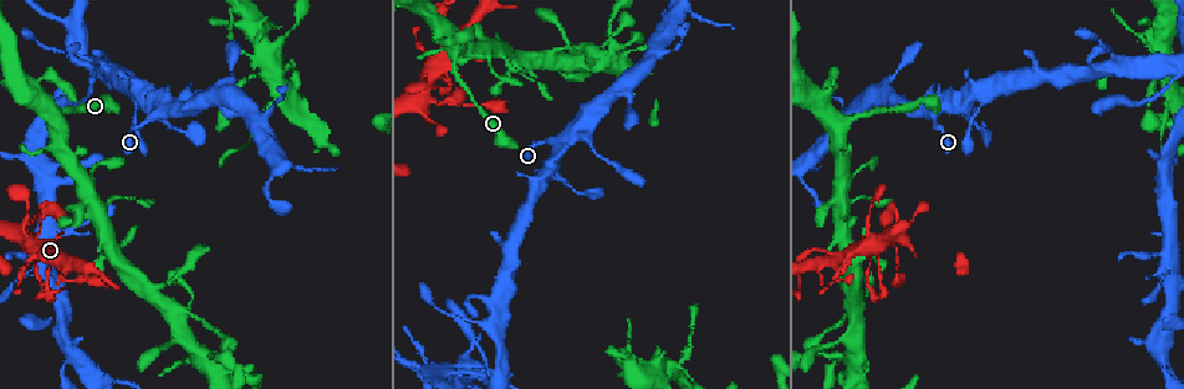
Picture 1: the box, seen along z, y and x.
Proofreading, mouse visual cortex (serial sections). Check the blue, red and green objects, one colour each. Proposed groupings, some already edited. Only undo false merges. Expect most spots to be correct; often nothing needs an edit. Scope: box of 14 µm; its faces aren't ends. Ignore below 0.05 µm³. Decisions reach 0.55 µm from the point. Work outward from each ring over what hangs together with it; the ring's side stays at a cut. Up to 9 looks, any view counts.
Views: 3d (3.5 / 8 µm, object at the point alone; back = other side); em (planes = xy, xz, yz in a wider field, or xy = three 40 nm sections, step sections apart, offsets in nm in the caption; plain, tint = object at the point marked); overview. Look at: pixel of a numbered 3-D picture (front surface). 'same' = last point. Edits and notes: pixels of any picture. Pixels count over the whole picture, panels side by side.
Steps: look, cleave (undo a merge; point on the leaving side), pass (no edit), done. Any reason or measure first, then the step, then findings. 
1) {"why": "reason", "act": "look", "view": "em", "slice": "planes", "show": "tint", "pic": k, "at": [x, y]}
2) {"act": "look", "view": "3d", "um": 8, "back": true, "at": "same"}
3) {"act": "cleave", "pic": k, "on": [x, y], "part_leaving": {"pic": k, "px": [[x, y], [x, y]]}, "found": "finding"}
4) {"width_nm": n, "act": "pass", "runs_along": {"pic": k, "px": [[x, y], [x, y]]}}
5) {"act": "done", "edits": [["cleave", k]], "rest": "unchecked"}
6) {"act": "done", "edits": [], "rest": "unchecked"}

{"why": "thin neck", "act": "look", "view": "em", "slice": "planes", "show": "tint", "pic": 1, "at": [894, 249]}

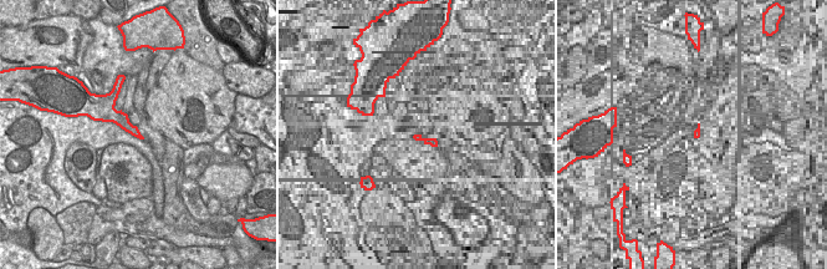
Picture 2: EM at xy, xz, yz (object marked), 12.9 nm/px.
{"act": "look", "view": "3d", "um": 3.5, "back": true, "at": "same"}

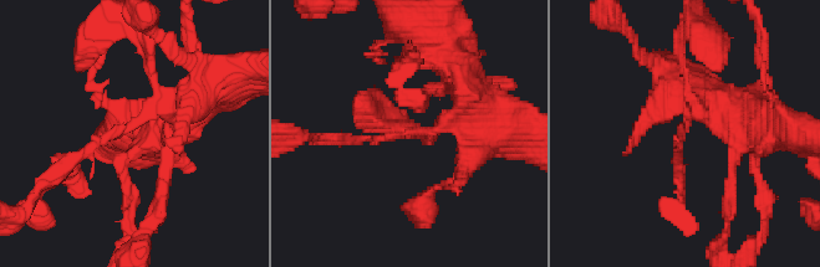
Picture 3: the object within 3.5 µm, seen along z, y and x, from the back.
{"arm_widths_nm": [150, 300], "act": "pass", "runs_along": {"pic": 3, "px": [[193, 98], [112, 129], [51, 179]]}, "found": "one cell here"}

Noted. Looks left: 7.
{"why": "abrupt turn", "act": "look", "view": "3d", "um": 8, "pic": 1, "at": [929, 113]}

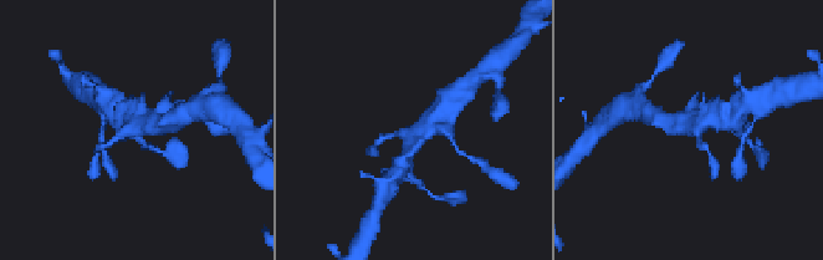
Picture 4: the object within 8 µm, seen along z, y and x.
{"why": "closer look", "act": "look", "view": "3d", "um": 3.5, "pic": 4, "at": [410, 136]}

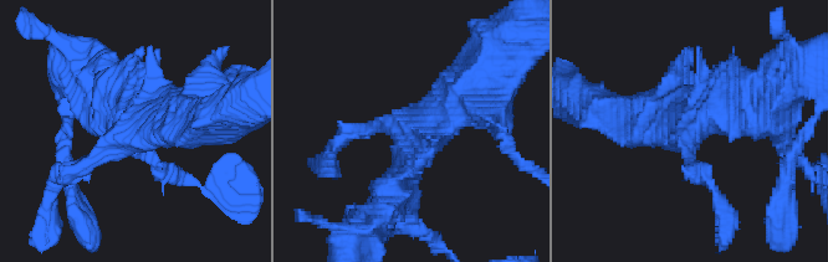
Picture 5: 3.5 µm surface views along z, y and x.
{"act": "look", "view": "em", "slice": "xy", "step": 1, "show": "tint", "pic": 5, "at": [410, 127]}

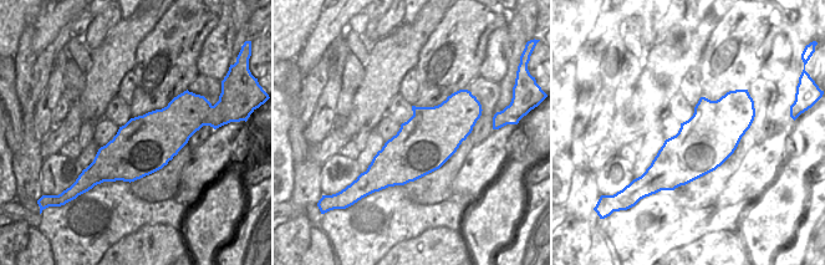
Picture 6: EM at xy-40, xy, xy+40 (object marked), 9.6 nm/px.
{"act": "pass", "runs_along": {"pic": 5, "px": [[698, 176], [691, 127], [758, 114]]}, "found": "continuous, no second cell"}

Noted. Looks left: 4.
{"why": "three-way junction", "act": "look", "view": "3d", "um": 8, "pic": 1, "at": [981, 99]}

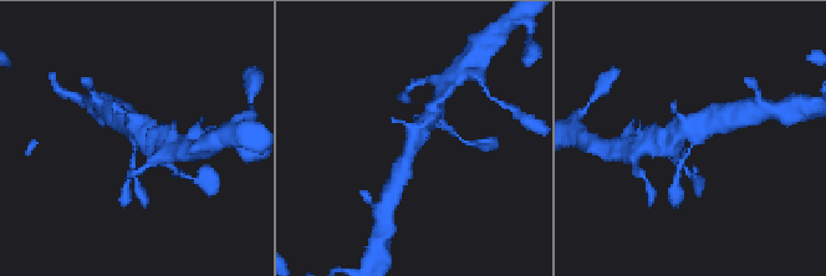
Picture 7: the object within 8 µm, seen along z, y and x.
{"why": "closer look", "act": "look", "view": "3d", "um": 3.5, "pic": 7, "at": [693, 137]}

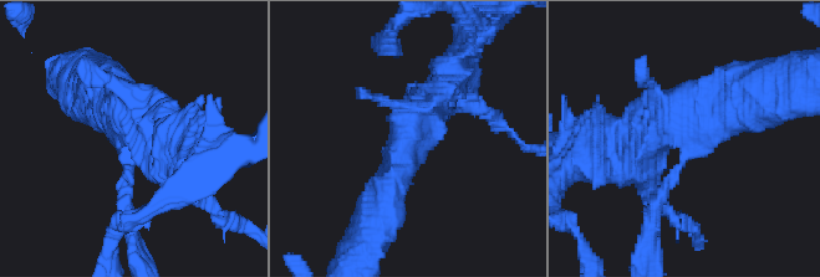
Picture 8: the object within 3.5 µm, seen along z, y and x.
{"act": "pass", "runs_along": {"pic": 8, "px": [[456, 72], [413, 123], [382, 193]]}, "found": "continuous, no second cell"}

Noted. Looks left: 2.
{"why": "sudden change in width", "act": "look", "view": "3d", "um": 8, "back": true, "pic": 1, "at": [79, 56]}

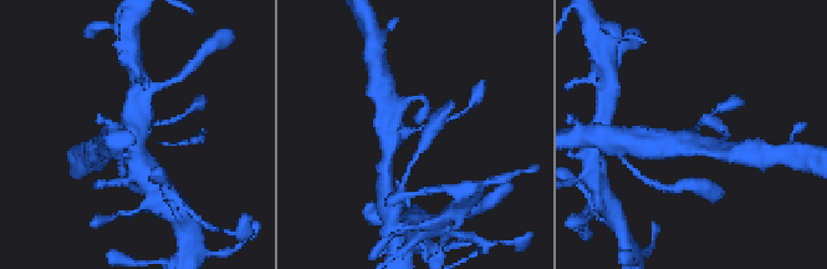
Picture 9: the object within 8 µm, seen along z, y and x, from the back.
{"arm_widths_nm": [150, 350], "why": "shape alone is not enough", "act": "look", "view": "em", "slice": "xy", "step": 3, "show": "tint", "pic": 9, "at": [697, 130]}

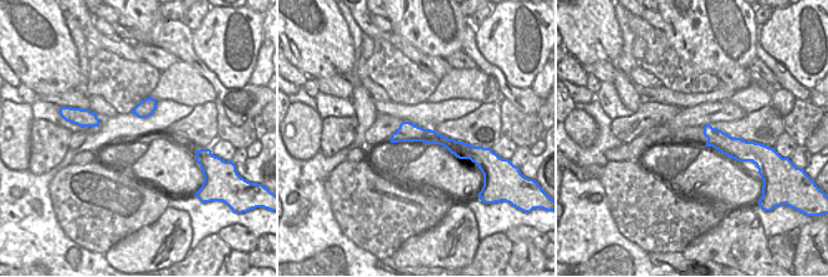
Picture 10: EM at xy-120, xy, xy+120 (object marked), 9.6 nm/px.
{"act": "pass", "runs_along": {"pic": 9, "px": [[111, 146], [121, 133], [172, 121]]}, "found": "all the same cell"}

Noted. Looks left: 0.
{"act": "done", "edits": [], "rest": "unchecked"}

